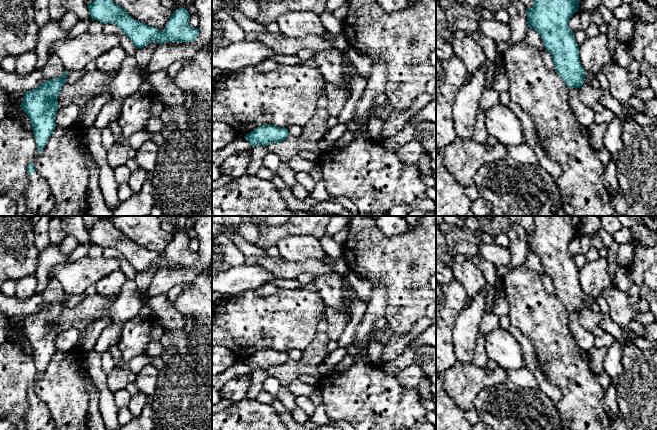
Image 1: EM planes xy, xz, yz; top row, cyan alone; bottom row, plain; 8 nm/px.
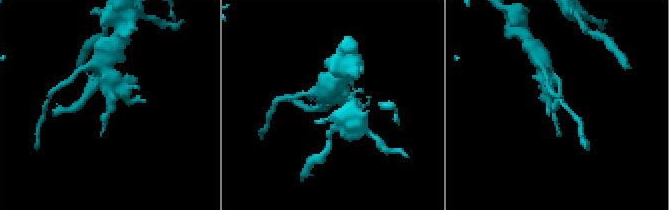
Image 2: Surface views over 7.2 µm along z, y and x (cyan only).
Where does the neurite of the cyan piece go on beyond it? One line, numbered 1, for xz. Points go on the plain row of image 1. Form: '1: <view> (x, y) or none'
1: none

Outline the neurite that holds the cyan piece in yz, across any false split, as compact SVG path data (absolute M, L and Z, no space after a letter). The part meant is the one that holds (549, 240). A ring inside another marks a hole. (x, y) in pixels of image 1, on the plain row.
M533 216L534 227L526 234L528 251L537 255L552 279L555 296L566 310L579 312L586 295L579 282L579 270L568 247L578 235L581 216Z

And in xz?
M263 349L255 352L244 361L252 371L255 369L267 371L269 368L284 365L288 359L287 352L281 352L274 349Z

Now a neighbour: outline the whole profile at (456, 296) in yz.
M457 279L442 284L442 290L445 300L436 319L436 374L450 369L457 362L452 333L455 321L469 299L464 286Z

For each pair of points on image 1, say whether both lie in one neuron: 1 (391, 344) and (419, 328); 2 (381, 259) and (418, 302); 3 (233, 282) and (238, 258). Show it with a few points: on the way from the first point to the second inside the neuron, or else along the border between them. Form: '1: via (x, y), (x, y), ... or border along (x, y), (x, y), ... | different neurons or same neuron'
1: via (398, 344), (412, 334) | same neuron
2: via (392, 270), (408, 286), (408, 291) | same neuron
3: border along (244, 264), (238, 264), (222, 272) | different neurons

